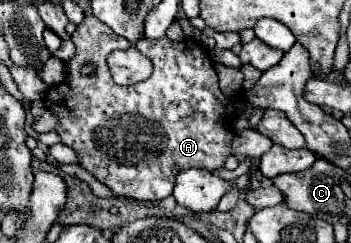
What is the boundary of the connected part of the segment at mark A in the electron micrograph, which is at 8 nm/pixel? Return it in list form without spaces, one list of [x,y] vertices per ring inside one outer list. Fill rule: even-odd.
[[[87,16],[77,26],[71,40],[75,44],[75,56],[65,62],[67,76],[59,86],[51,86],[47,90],[43,104],[57,118],[55,132],[61,136],[61,144],[75,150],[79,164],[89,170],[101,184],[105,184],[115,196],[135,198],[143,202],[159,202],[171,196],[179,170],[203,168],[213,172],[223,168],[225,158],[231,154],[233,142],[233,132],[227,128],[231,98],[219,90],[219,84],[215,86],[215,64],[201,42],[193,38],[173,42],[167,36],[157,40],[139,38],[137,50],[151,58],[153,74],[145,82],[133,86],[117,86],[111,80],[111,72],[105,60],[109,52],[113,52],[115,48],[129,48],[131,42],[113,34],[95,16]],[[87,62],[95,64],[97,72],[93,76],[79,74],[81,66]]]

